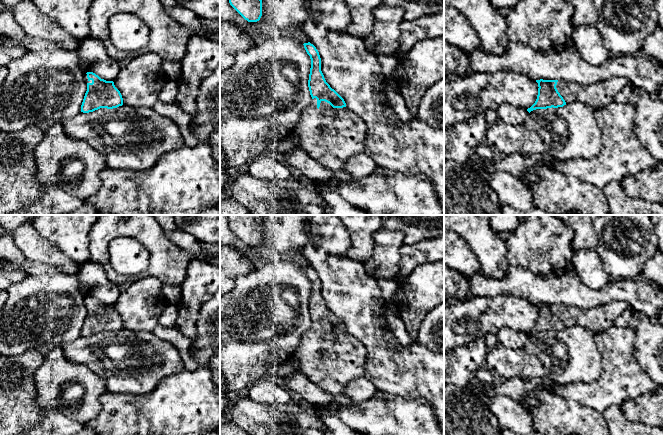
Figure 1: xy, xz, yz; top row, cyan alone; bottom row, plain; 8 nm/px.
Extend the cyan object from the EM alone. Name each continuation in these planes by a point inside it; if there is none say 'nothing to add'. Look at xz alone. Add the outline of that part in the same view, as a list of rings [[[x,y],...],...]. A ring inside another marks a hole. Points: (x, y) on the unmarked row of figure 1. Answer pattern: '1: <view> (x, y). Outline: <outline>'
1: xz (331, 360). Outline: [[[317,323],[302,335],[294,357],[300,362],[301,372],[314,384],[329,393],[333,402],[347,406],[354,402],[345,394],[345,386],[352,380],[363,378],[367,361],[367,350],[364,344],[347,331],[333,332],[329,327],[321,325],[317,331]]]

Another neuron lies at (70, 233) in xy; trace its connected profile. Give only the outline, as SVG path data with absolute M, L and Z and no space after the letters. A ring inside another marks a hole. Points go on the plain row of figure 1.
M40 215L32 226L65 255L81 265L90 259L89 233L100 215Z

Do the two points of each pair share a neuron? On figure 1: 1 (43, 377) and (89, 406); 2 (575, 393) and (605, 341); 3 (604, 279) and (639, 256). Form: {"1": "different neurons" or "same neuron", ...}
{"1": "same neuron", "2": "same neuron", "3": "different neurons"}

